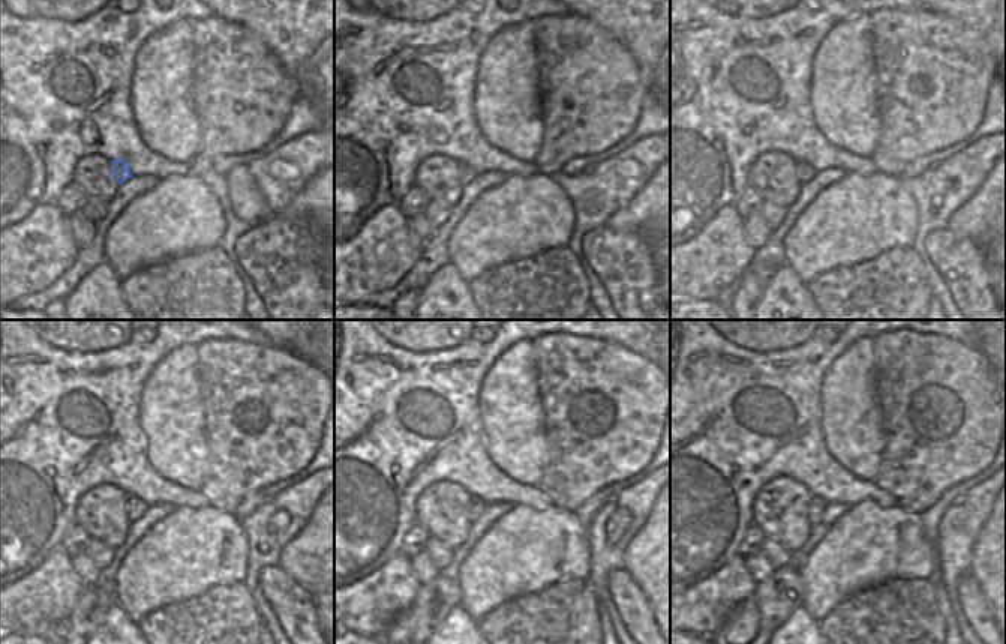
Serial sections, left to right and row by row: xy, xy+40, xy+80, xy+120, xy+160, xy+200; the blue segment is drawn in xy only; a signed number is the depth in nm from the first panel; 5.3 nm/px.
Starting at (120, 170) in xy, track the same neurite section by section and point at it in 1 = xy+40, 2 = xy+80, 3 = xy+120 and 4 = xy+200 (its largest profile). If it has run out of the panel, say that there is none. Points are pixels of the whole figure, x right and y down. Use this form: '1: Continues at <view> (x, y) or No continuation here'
1: Continues at xy+40 (465, 173)
2: Continues at xy+80 (804, 171)
3: Continues at xy+120 (135, 506)
4: Continues at xy+200 (817, 505).

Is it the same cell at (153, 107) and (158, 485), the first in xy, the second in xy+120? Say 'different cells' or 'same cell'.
different cells

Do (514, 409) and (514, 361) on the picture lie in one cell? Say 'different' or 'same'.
same

